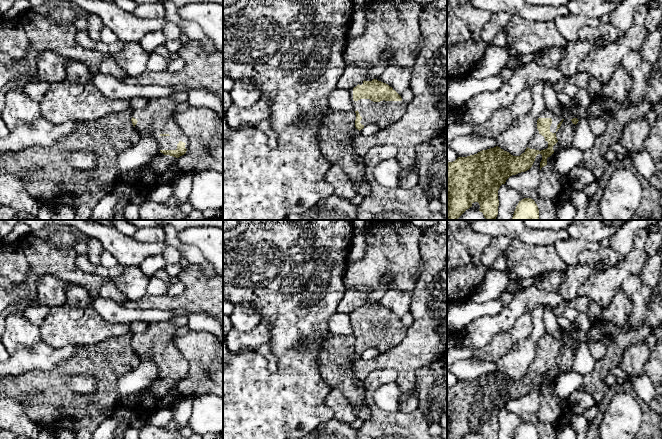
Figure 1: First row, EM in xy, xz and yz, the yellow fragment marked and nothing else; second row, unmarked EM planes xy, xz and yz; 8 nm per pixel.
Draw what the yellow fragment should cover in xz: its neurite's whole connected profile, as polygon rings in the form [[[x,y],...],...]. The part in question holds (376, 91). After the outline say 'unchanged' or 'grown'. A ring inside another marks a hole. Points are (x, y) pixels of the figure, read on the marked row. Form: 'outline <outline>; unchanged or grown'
outline [[[366,78],[349,92],[356,113],[355,127],[359,131],[368,124],[377,124],[380,129],[383,129],[401,119],[408,107],[392,87],[377,79]]]; grown

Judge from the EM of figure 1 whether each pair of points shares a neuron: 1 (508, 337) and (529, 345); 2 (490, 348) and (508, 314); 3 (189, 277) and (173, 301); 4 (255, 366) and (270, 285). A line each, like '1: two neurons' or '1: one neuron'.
1: two neurons
2: two neurons
3: one neuron
4: one neuron

